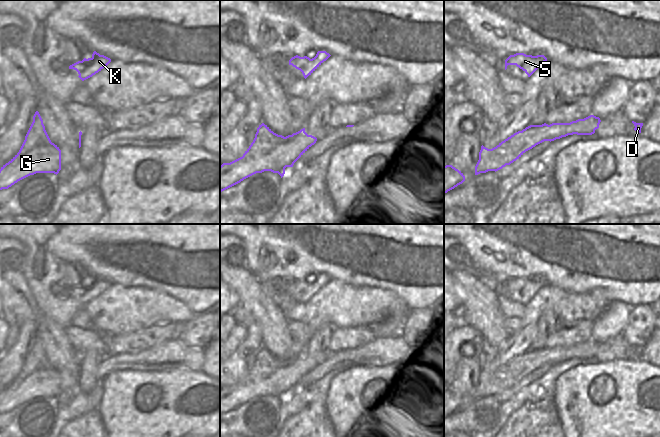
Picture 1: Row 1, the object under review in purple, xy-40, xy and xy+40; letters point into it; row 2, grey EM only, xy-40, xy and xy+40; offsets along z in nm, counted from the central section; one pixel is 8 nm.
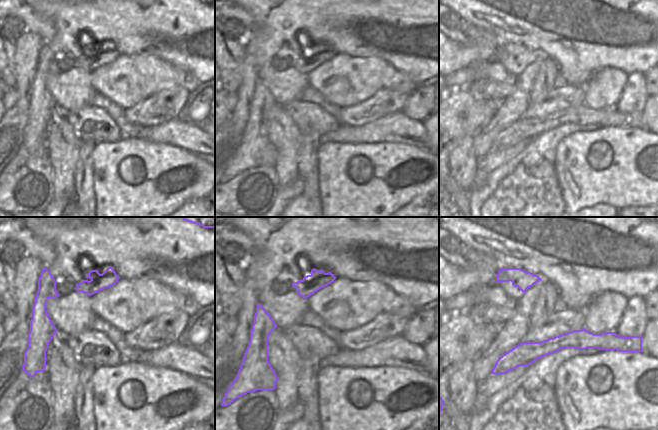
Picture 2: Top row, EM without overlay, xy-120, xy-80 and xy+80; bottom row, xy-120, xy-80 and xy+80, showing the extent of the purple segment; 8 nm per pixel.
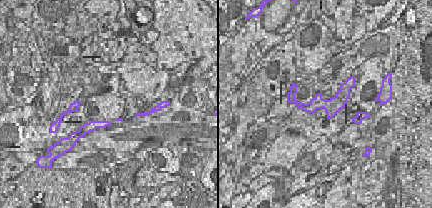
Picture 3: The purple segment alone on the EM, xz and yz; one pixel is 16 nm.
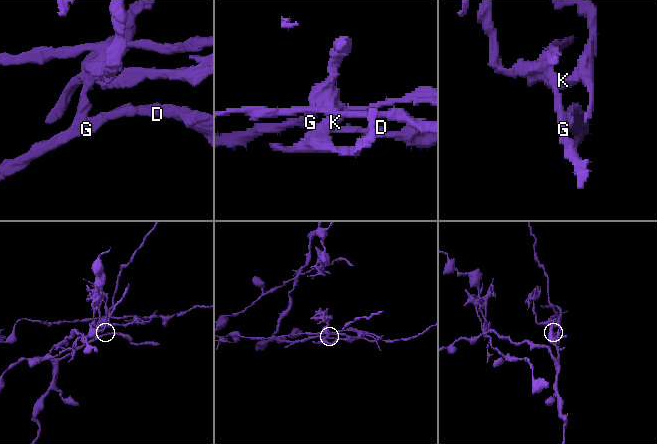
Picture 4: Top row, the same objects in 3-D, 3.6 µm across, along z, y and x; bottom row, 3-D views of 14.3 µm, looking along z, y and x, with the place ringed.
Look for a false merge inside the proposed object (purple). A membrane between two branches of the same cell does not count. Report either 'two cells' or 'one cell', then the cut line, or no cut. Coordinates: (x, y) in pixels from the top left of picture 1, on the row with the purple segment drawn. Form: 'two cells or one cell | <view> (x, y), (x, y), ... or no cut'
two cells | xy (315, 58), (313, 62), (303, 64), (300, 70)

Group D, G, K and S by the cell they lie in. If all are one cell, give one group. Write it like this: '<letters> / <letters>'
D G K / S

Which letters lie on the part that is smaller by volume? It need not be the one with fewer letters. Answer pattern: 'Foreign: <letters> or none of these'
Foreign: S

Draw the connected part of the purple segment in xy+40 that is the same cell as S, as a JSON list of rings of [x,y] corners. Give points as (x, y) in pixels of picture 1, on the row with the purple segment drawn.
[[[516,53],[514,55],[510,55],[505,60],[505,70],[508,65],[516,65],[528,75],[532,73],[535,68],[539,68],[542,65],[539,62],[540,59],[536,56]]]

